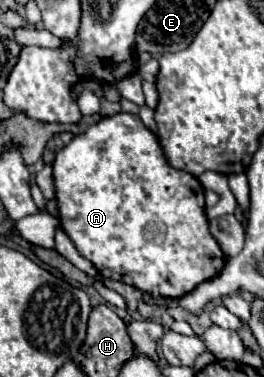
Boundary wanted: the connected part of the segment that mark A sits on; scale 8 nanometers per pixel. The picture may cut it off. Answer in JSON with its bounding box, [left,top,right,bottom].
[53,113,225,299]

